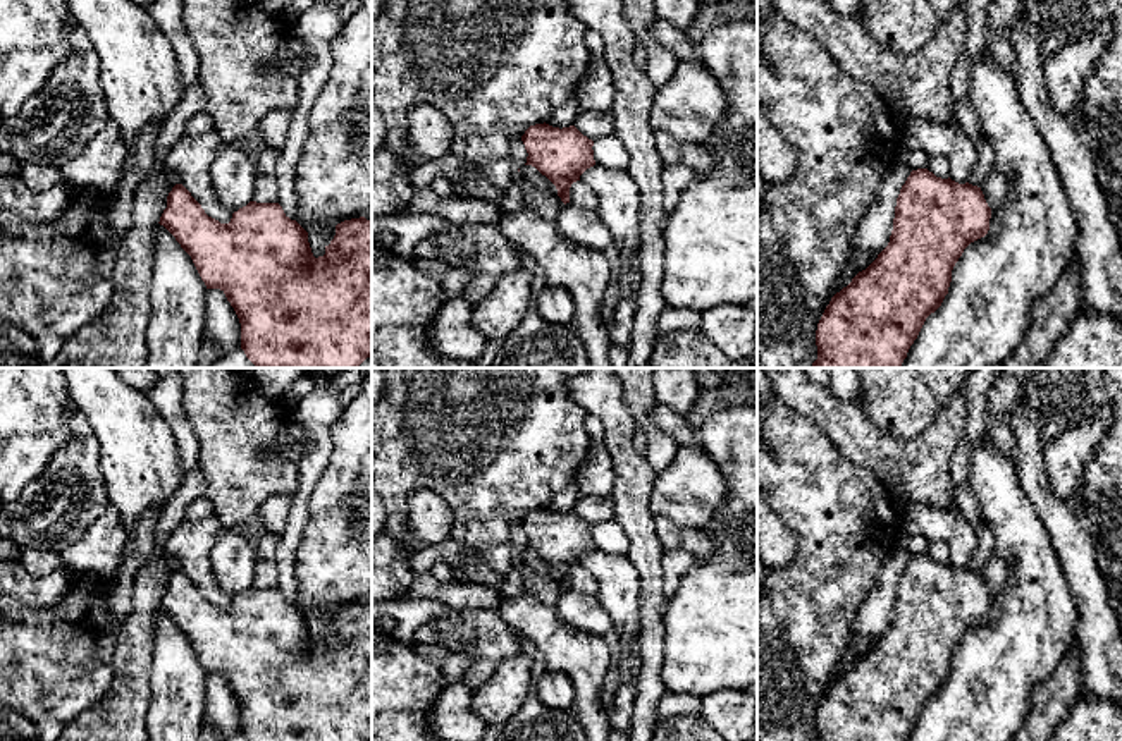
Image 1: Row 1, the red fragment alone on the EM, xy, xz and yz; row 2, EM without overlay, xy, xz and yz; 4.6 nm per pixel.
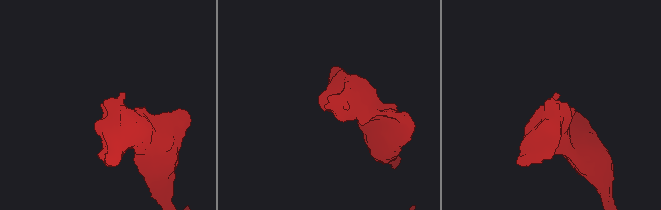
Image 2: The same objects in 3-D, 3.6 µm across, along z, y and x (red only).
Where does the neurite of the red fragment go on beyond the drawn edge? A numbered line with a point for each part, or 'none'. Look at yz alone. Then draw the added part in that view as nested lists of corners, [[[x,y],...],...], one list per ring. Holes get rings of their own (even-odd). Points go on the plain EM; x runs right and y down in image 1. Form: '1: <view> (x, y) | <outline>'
none

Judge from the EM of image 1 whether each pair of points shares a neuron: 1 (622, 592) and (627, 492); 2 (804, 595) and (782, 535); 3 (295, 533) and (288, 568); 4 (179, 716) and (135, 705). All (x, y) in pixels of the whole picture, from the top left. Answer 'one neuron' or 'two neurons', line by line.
1: two neurons
2: two neurons
3: one neuron
4: two neurons

